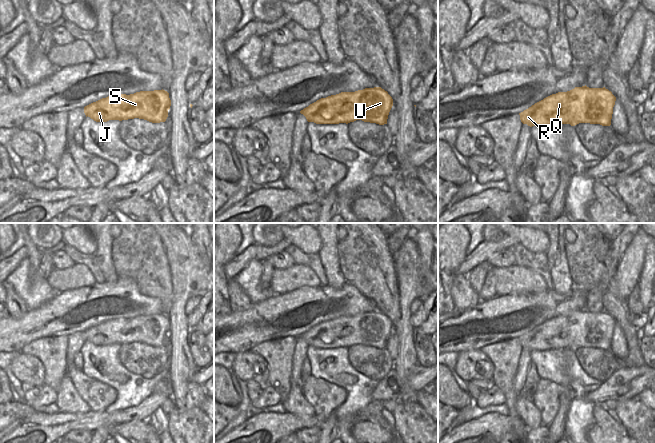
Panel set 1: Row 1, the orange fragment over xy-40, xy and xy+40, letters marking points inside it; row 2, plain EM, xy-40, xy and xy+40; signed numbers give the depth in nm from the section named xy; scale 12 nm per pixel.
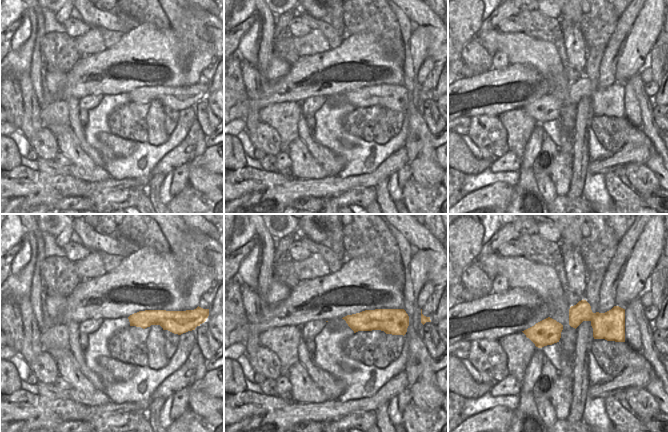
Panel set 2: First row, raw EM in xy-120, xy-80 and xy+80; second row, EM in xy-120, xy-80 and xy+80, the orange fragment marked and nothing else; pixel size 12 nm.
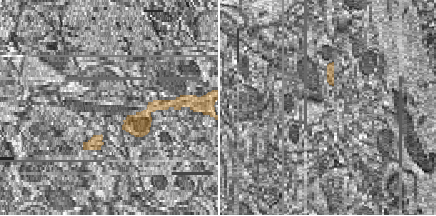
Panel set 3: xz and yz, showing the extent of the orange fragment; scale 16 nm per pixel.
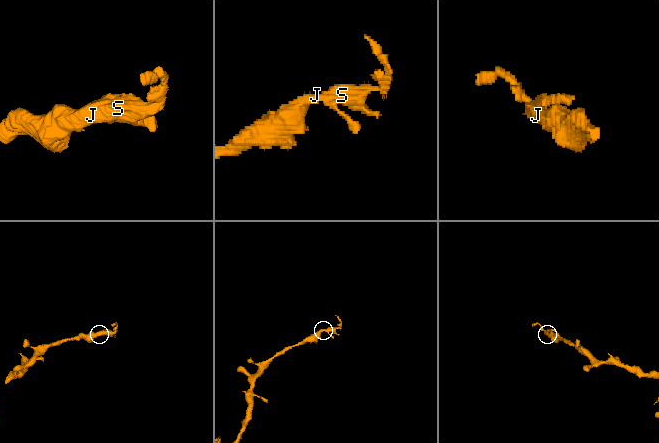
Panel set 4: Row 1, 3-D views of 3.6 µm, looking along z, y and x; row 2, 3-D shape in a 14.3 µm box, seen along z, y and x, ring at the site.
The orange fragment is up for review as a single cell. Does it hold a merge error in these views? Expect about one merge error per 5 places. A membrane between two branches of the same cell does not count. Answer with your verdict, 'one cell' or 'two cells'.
one cell

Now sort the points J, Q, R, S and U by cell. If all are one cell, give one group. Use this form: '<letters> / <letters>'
J Q R S U

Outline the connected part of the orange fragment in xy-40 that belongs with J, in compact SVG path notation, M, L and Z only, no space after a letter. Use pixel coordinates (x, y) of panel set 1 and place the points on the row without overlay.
M162 313L108 320L85 330L84 337L96 346L139 342L160 347L166 345L170 330L169 317Z

